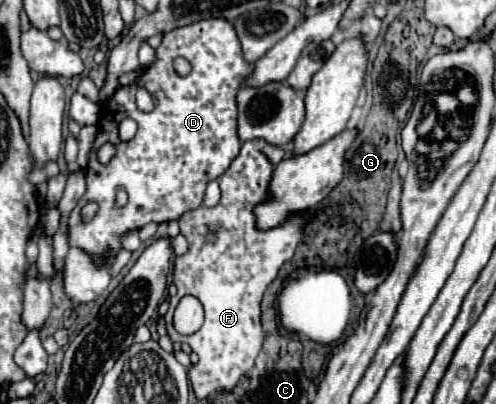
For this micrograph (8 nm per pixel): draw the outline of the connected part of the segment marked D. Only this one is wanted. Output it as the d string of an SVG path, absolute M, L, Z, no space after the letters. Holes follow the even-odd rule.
M219 17L219 19L203 19L179 29L173 29L163 35L161 45L155 51L155 61L143 69L137 83L119 87L107 101L101 103L99 113L99 131L97 139L93 143L93 149L89 153L89 165L87 165L87 191L79 199L79 205L69 213L67 219L67 235L69 245L85 251L97 267L105 267L111 257L115 257L123 245L125 233L139 231L147 223L167 223L173 219L179 219L185 211L197 209L203 203L203 193L209 181L223 175L223 171L231 165L231 161L239 155L241 141L237 137L237 91L241 85L245 85L247 77L251 75L253 65L247 63L243 57L243 49L239 45L239 35L235 33L235 27L231 21ZM175 57L185 57L191 63L189 75L179 75L173 67ZM139 87L145 87L155 103L155 109L151 113L143 113L135 105L135 93ZM131 117L137 121L139 129L131 141L119 141L119 123L121 119ZM113 141L117 145L117 155L111 159L109 165L101 165L97 161L97 149L105 143ZM115 187L125 187L129 193L129 203L121 209L113 207L115 201ZM87 201L99 203L99 213L95 219L81 223L79 211Z

